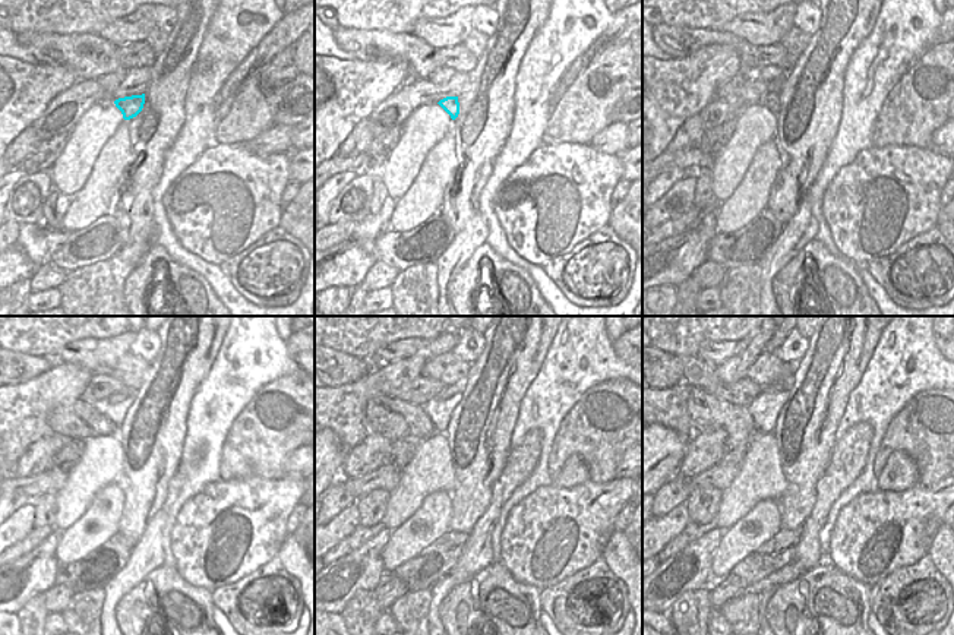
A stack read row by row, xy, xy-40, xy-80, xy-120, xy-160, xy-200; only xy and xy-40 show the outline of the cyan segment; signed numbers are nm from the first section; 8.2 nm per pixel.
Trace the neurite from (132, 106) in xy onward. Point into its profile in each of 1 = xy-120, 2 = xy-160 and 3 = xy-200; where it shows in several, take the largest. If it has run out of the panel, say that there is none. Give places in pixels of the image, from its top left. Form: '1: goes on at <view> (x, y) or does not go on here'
1: goes on at xy-120 (79, 420)
2: goes on at xy-160 (388, 416)
3: goes on at xy-200 (707, 413)

